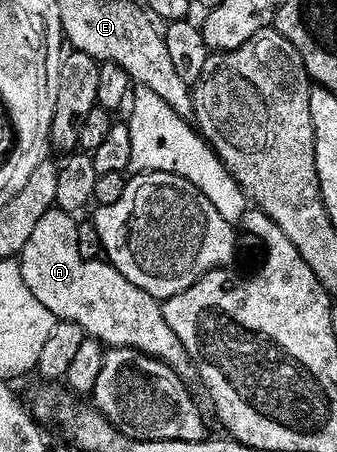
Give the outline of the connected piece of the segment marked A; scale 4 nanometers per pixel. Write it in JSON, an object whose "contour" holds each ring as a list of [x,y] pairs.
{"contour":[[[57,207],[40,215],[32,235],[28,235],[28,243],[24,243],[22,252],[16,258],[28,291],[32,291],[32,295],[36,295],[36,299],[40,299],[40,303],[44,303],[44,307],[48,307],[48,311],[52,311],[57,320],[71,321],[80,326],[87,338],[101,341],[106,347],[127,345],[130,349],[138,349],[150,357],[159,357],[164,364],[172,366],[180,374],[185,374],[192,365],[190,356],[184,351],[180,339],[172,335],[172,327],[168,327],[164,319],[159,298],[128,283],[128,279],[124,279],[124,275],[120,275],[120,271],[116,271],[116,267],[107,260],[85,261],[80,250],[76,248],[78,224],[69,212]]]}

